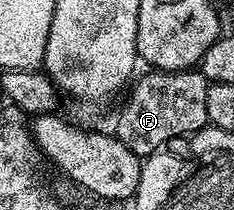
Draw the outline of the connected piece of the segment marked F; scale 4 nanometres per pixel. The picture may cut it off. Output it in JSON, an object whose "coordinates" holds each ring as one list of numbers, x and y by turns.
{"coordinates":[[152,69,144,78,136,77,130,87,131,95,115,118,113,133,134,154,154,154,174,138,186,139,208,125,205,108,205,92,209,85,207,78,198,69,168,70]]}

